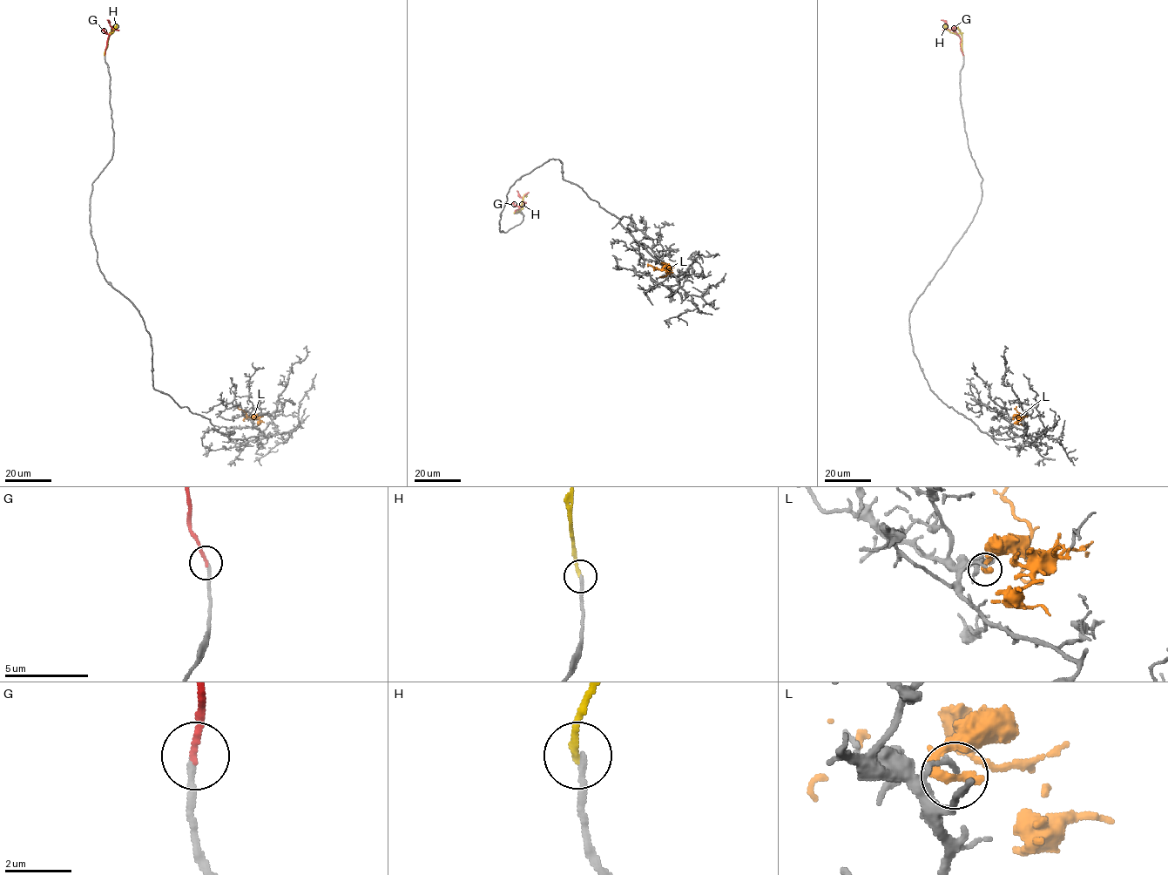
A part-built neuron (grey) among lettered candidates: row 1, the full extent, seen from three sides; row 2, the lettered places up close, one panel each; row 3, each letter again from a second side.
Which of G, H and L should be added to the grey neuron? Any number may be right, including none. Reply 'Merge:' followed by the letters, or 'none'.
Merge: G

